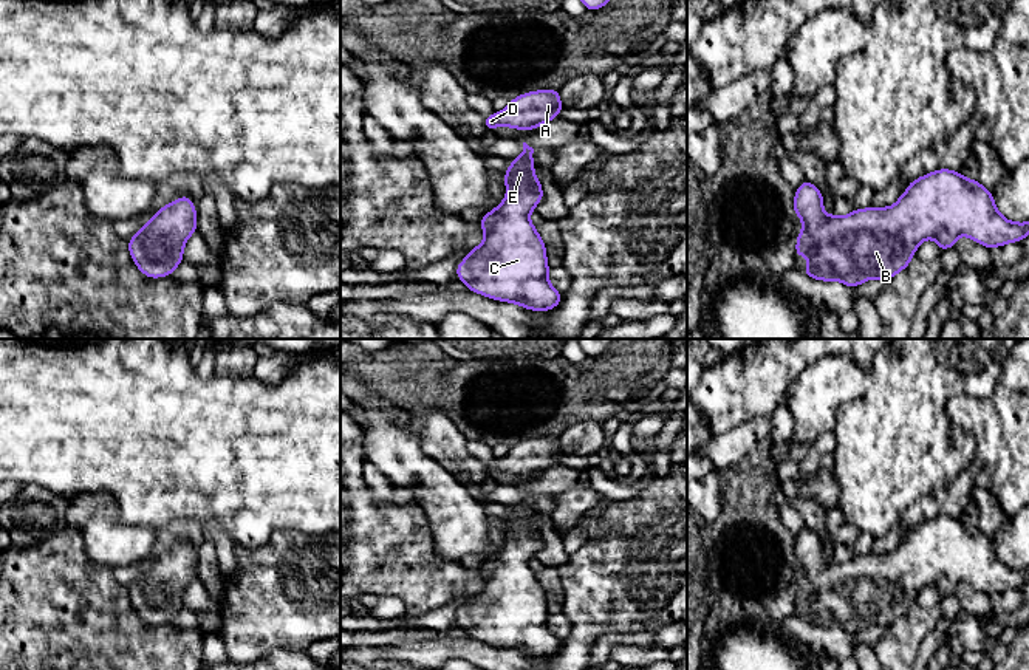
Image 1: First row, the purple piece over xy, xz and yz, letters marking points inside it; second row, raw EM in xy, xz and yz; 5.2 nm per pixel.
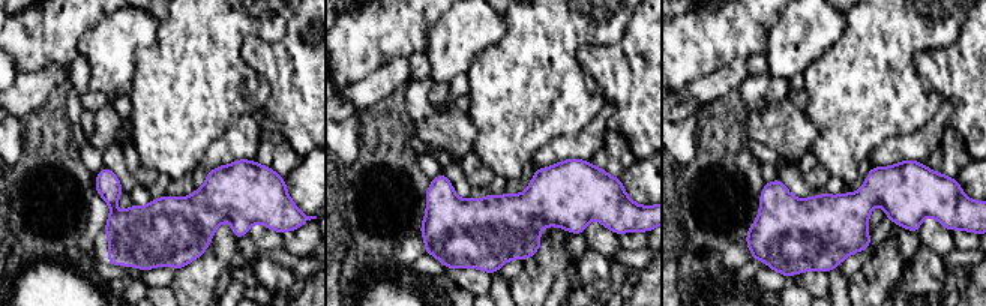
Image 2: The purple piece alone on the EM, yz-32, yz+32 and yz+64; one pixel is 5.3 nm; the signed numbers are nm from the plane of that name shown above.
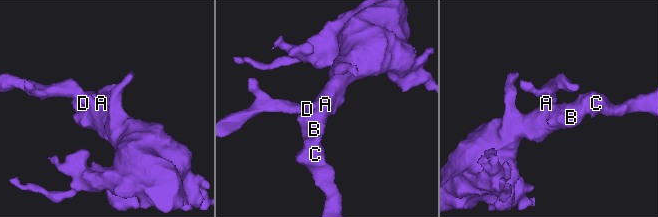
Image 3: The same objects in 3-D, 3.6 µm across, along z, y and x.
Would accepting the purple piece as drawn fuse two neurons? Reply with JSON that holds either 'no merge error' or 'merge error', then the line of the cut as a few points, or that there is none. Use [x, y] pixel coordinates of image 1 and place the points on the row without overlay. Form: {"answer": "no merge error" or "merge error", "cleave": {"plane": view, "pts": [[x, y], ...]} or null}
{"answer": "no merge error", "cleave": null}

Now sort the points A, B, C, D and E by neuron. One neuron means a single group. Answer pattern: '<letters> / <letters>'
A B C D E

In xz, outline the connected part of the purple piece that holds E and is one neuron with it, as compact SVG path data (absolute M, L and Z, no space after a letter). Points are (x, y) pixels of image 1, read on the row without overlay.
M523 489L523 500L506 517L506 546L487 559L480 571L484 588L470 596L455 614L467 636L492 647L512 648L531 658L551 658L562 642L548 627L546 596L529 560L543 546L532 518L534 495Z

